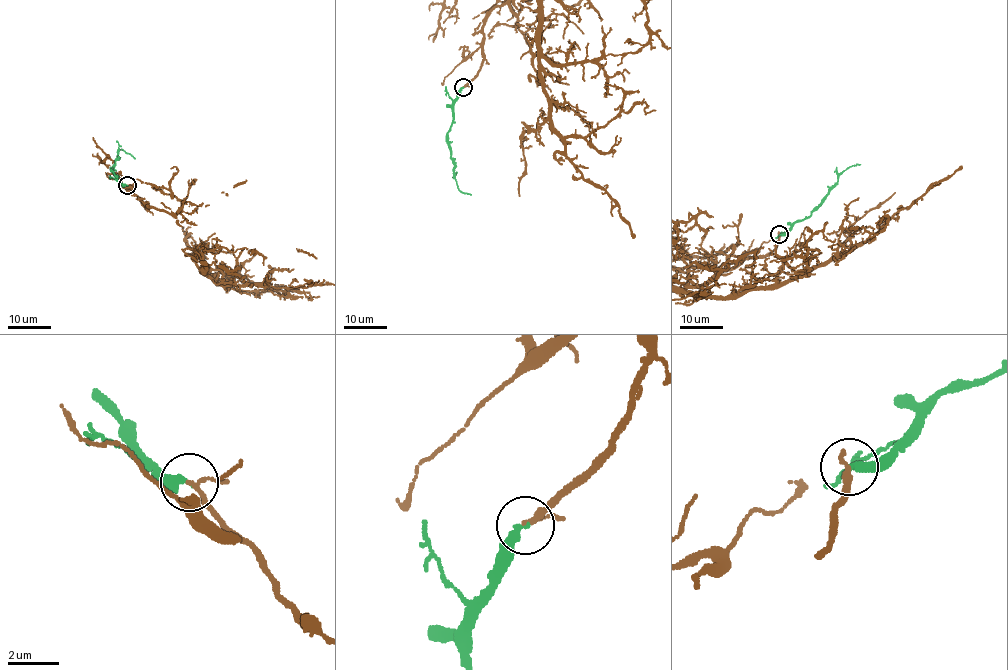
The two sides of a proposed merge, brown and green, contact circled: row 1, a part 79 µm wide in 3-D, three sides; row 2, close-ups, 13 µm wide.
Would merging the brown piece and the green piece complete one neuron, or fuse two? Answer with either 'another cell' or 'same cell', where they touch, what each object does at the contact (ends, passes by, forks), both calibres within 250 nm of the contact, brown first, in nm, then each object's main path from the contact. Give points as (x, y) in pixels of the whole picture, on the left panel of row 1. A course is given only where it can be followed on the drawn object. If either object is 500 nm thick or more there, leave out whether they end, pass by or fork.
same cell; place (127, 185); brown passes by; green ends; calibres 140 and 280 nm; course green (127, 185), (113, 175), (112, 166), (120, 149), (134, 158)

